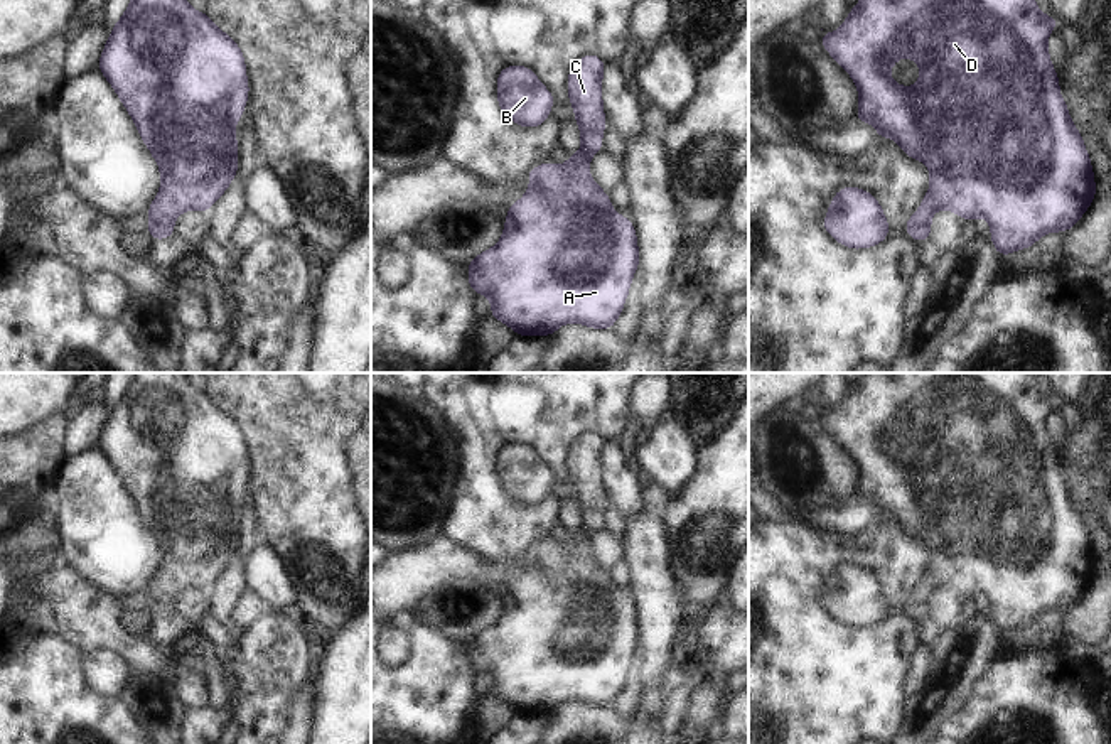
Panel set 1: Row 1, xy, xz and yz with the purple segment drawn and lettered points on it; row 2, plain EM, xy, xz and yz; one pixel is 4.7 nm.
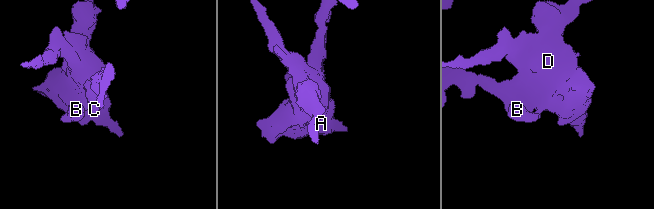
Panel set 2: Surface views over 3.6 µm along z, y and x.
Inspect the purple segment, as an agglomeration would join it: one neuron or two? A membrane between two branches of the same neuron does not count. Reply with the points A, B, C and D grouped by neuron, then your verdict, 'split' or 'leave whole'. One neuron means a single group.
A B C D | leave whole

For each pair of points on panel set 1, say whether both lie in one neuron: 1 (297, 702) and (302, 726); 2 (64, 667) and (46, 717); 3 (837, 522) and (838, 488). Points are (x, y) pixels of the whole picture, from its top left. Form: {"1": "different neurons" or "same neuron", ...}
{"1": "same neuron", "2": "same neuron", "3": "different neurons"}

